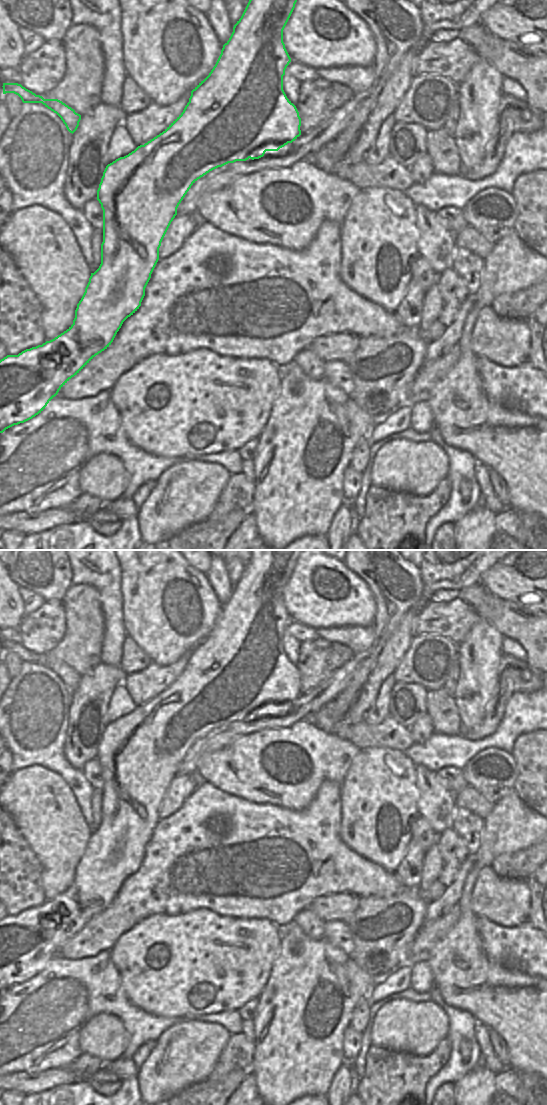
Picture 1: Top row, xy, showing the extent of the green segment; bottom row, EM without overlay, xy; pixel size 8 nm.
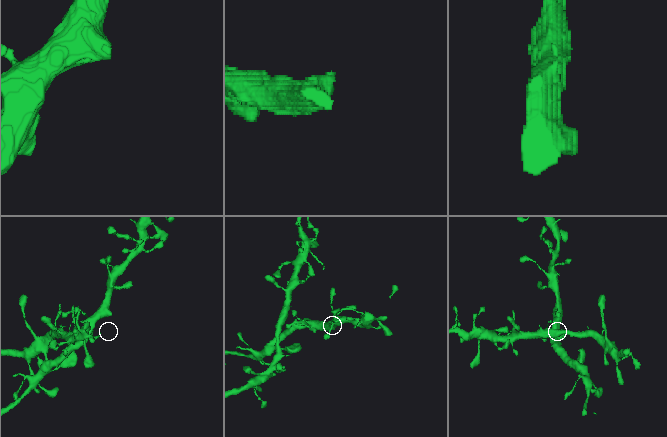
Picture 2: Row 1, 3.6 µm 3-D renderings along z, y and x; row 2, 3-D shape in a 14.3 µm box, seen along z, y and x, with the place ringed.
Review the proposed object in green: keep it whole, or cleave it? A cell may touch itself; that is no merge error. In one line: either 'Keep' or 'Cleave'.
Keep

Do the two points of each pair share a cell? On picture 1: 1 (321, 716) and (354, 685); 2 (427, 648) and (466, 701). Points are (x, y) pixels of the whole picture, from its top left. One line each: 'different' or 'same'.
1: same
2: different

